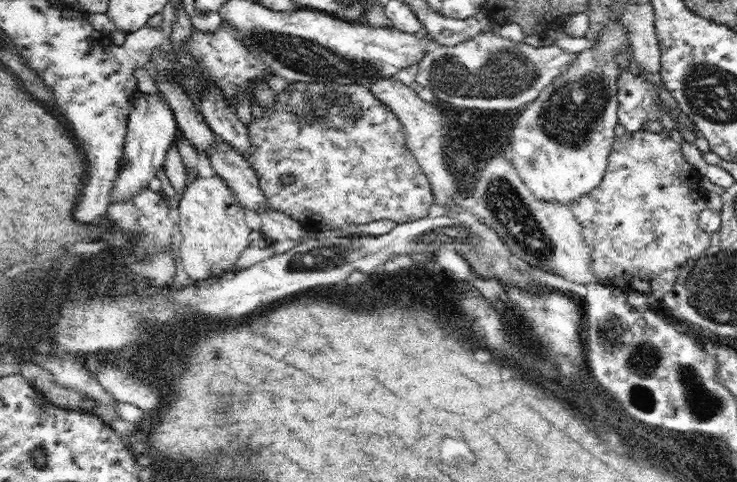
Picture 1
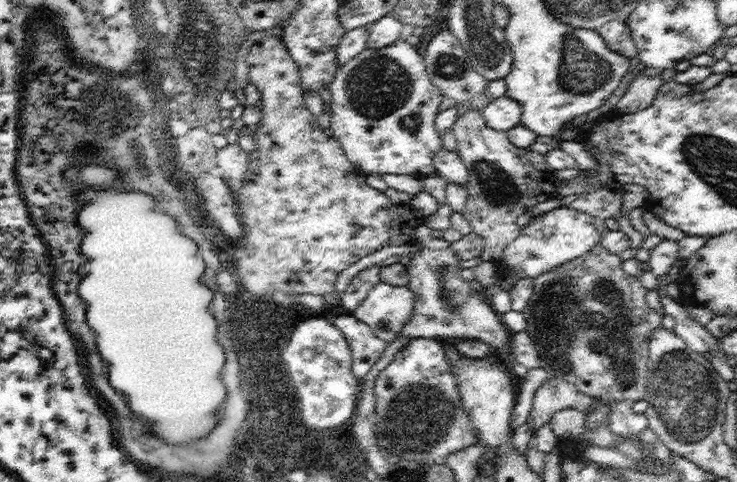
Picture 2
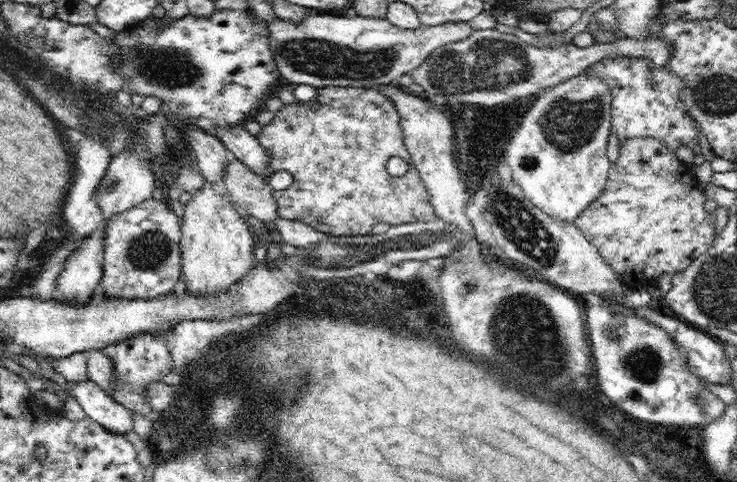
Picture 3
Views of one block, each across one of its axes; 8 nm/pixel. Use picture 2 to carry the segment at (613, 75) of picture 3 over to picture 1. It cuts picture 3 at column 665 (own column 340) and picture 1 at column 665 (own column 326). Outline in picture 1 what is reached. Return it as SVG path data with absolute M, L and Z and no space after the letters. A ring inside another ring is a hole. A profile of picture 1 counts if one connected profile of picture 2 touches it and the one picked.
M628 70L620 72L618 78L618 118L626 128L626 134L642 132L644 122L660 118L660 112L666 110L660 100L660 88L650 84L644 74L636 76Z

